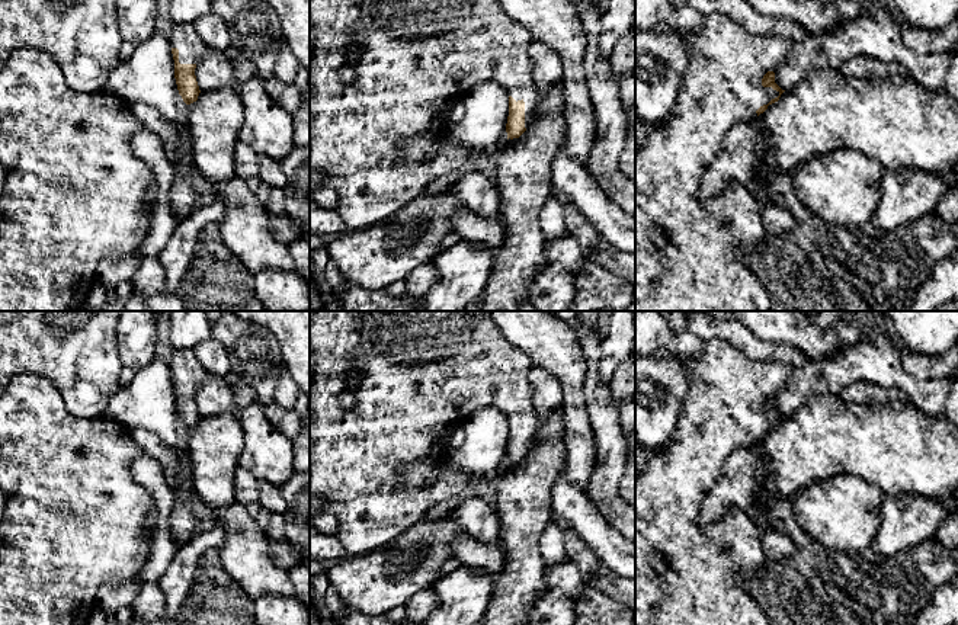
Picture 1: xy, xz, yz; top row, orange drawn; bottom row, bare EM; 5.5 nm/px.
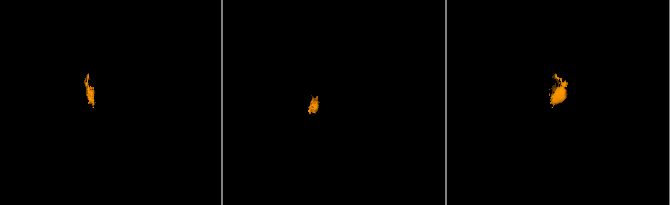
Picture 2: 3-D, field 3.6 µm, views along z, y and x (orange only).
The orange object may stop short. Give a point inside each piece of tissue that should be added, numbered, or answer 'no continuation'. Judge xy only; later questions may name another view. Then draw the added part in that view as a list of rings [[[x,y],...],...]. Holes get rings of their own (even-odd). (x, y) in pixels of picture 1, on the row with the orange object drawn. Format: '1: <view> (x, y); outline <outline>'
1: xy (183, 37); outline [[[176,23],[169,41],[172,48],[179,49],[180,64],[198,64],[209,48],[192,23]]]

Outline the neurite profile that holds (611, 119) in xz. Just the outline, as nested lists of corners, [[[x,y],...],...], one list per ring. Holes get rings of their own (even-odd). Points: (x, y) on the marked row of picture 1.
[[[571,0],[576,4],[583,31],[589,41],[586,70],[589,92],[596,118],[596,135],[589,156],[587,170],[602,192],[627,214],[635,217],[635,182],[619,170],[618,154],[624,151],[628,134],[628,116],[621,102],[609,58],[597,52],[600,0]]]

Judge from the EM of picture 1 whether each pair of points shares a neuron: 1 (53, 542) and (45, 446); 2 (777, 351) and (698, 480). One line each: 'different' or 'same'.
1: same
2: different

